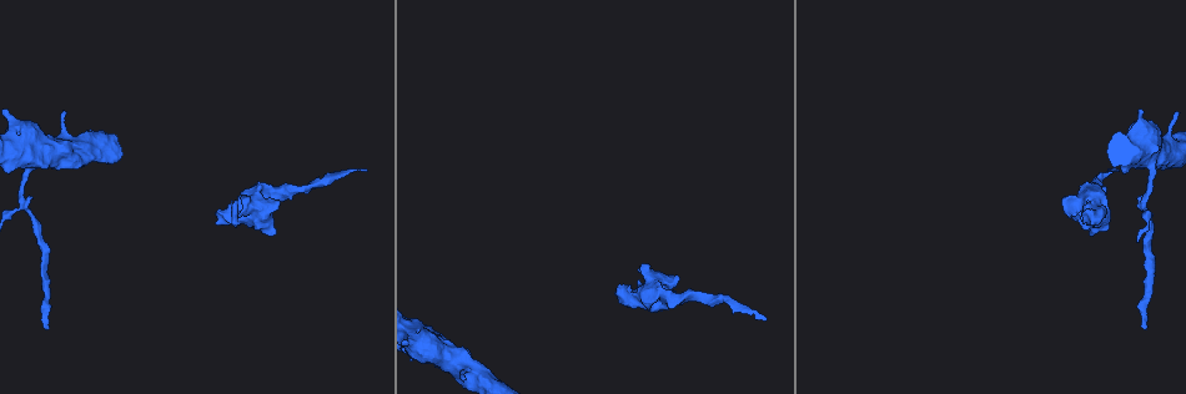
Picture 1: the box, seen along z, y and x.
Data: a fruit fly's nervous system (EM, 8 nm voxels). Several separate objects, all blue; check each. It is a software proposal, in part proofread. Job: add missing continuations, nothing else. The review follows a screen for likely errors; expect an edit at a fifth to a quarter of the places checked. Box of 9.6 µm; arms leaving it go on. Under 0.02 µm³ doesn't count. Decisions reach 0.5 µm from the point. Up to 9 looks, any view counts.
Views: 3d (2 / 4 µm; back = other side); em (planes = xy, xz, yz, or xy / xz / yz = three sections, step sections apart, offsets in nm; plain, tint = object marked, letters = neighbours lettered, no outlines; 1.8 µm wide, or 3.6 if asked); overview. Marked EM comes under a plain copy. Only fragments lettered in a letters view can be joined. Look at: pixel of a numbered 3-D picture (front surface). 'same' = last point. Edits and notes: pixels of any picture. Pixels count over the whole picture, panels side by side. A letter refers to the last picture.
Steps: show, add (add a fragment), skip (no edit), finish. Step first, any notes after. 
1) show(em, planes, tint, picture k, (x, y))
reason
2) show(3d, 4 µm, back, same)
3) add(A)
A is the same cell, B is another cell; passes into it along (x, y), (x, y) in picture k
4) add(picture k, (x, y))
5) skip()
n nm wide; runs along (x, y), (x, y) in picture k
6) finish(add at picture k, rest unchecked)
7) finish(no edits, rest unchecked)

show(3d, 4 µm, back, picture 1, (48, 328))
thin end

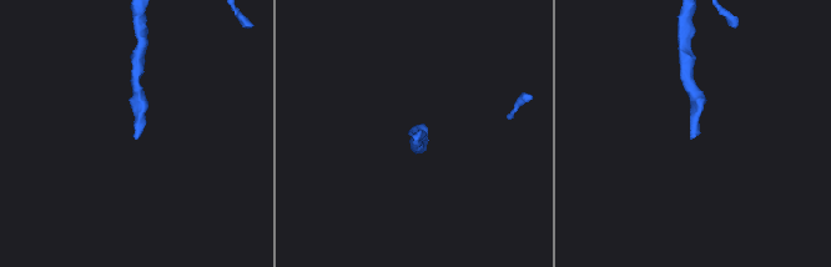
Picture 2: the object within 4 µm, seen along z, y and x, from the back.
show(em, xz, step 8, letters, picture 2, (136, 136))

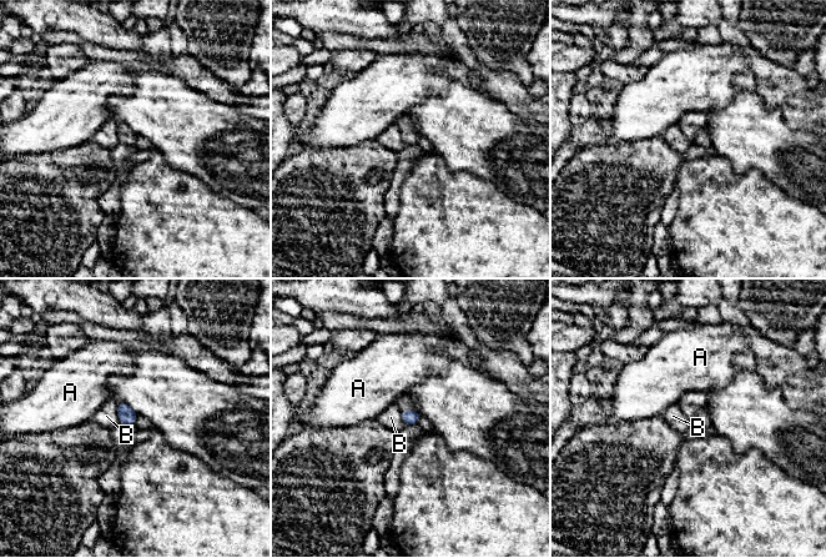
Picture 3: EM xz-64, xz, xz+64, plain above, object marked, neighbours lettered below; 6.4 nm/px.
show(em, xy, step 8, letters, same)
cut it another way

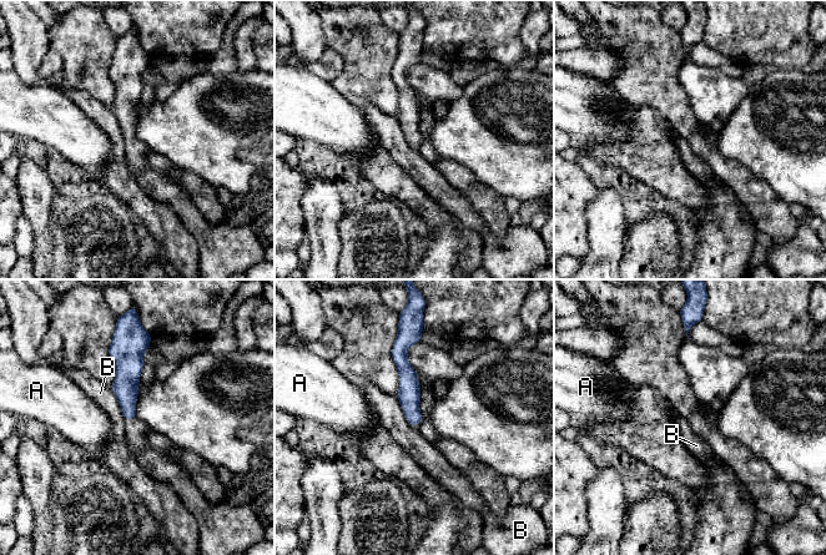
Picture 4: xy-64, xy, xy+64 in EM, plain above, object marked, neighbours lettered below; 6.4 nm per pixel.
skip()
120 nm wide; B touches over 220 nm; A and B are other cells; none of them fits

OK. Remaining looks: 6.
show(3d, 4 µm, picture 1, (237, 215))

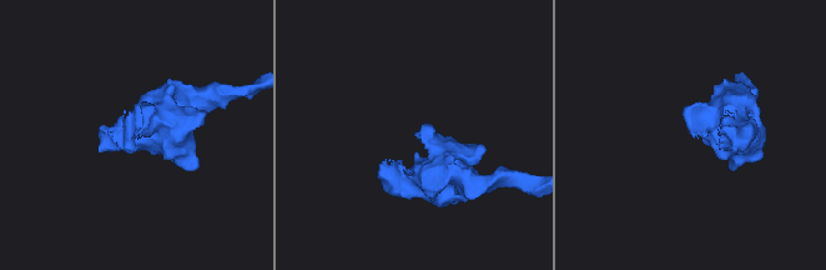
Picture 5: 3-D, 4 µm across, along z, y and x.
show(em, yz, step 16, tint, picture 5, (418, 134))

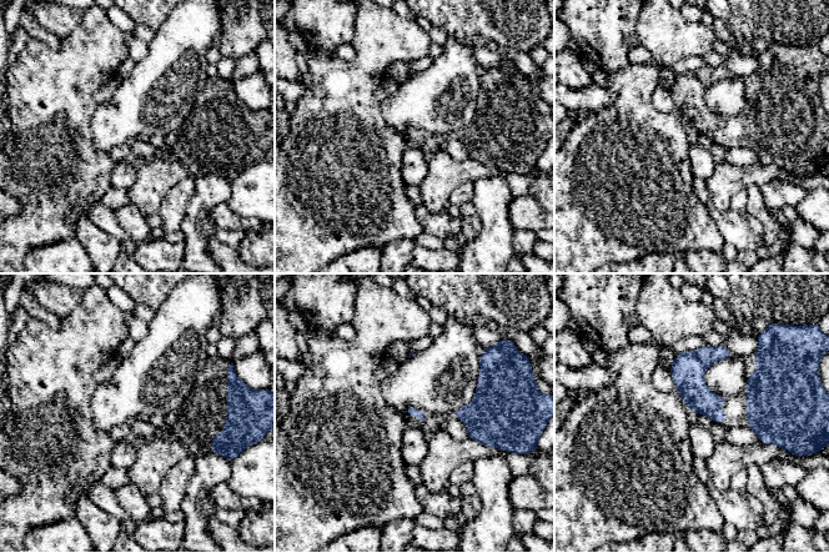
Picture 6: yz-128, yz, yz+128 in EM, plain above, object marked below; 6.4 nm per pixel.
show(em, yz, step 16, letters, same)
see the neighbours

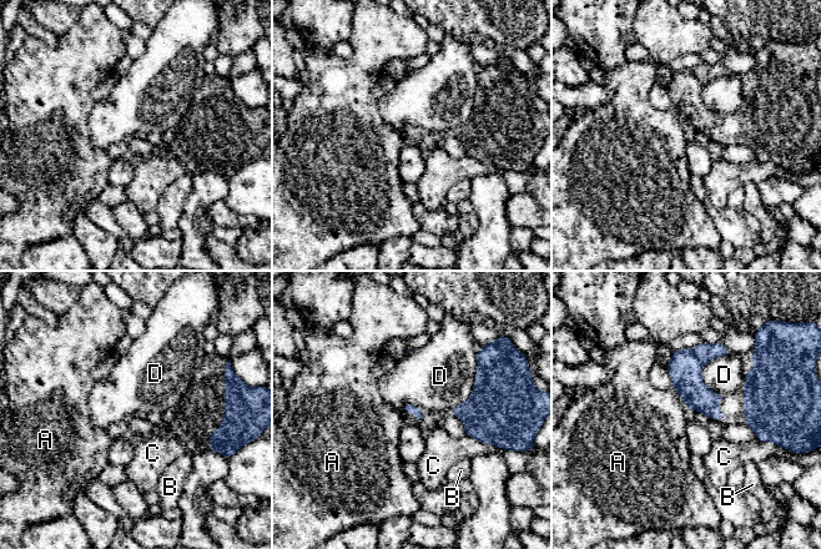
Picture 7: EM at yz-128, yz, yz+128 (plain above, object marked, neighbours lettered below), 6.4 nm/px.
skip()
A, B, C and D are other cells; border along (730, 352), (701, 368), (715, 393) in picture 7; none of them fits

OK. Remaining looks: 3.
show(em, yz, step 4, letters, picture 1, (1117, 170))
tapers out

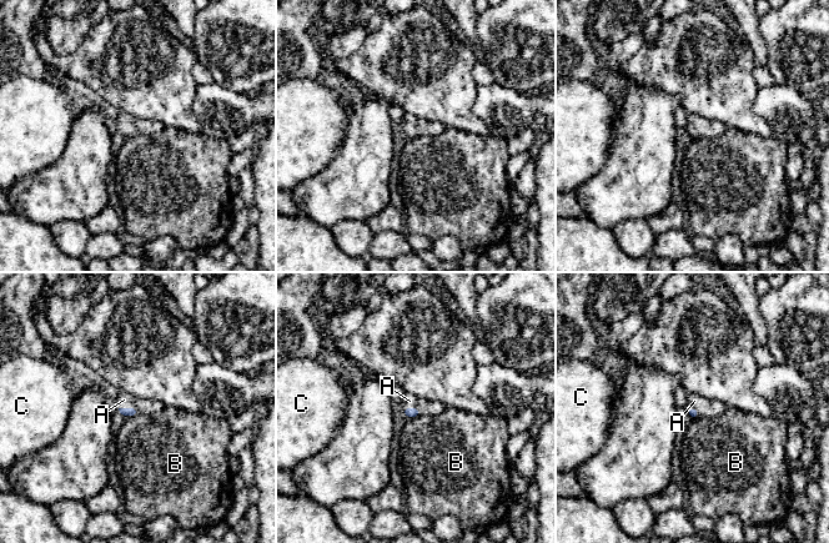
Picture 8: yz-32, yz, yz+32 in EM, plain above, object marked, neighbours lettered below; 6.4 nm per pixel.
show(em, planes, letters, same)
another direction

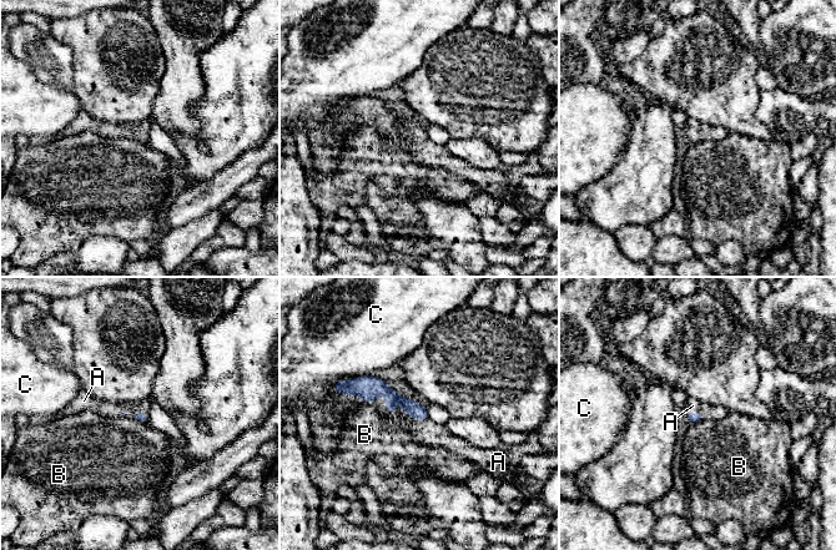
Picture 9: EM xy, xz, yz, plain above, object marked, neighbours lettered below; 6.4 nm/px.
add(A)
A is the same cell, B and C are other cells; the neuron continues

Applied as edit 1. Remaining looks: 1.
show(em, planes, letters, picture 1, (63, 150))
calibre changes

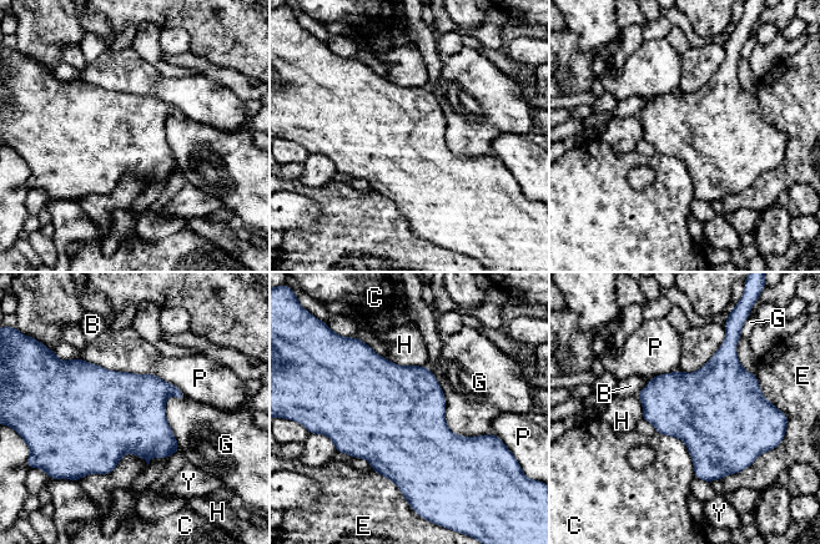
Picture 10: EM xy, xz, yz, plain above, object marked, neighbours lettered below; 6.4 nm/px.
skip()
G touches over 600 nm; B, C, E, G, H, P and Y are other cells; border along (147, 463), (79, 478) in picture 10; none of them fits

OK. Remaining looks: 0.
finish(add at picture 9, rest unchecked)

